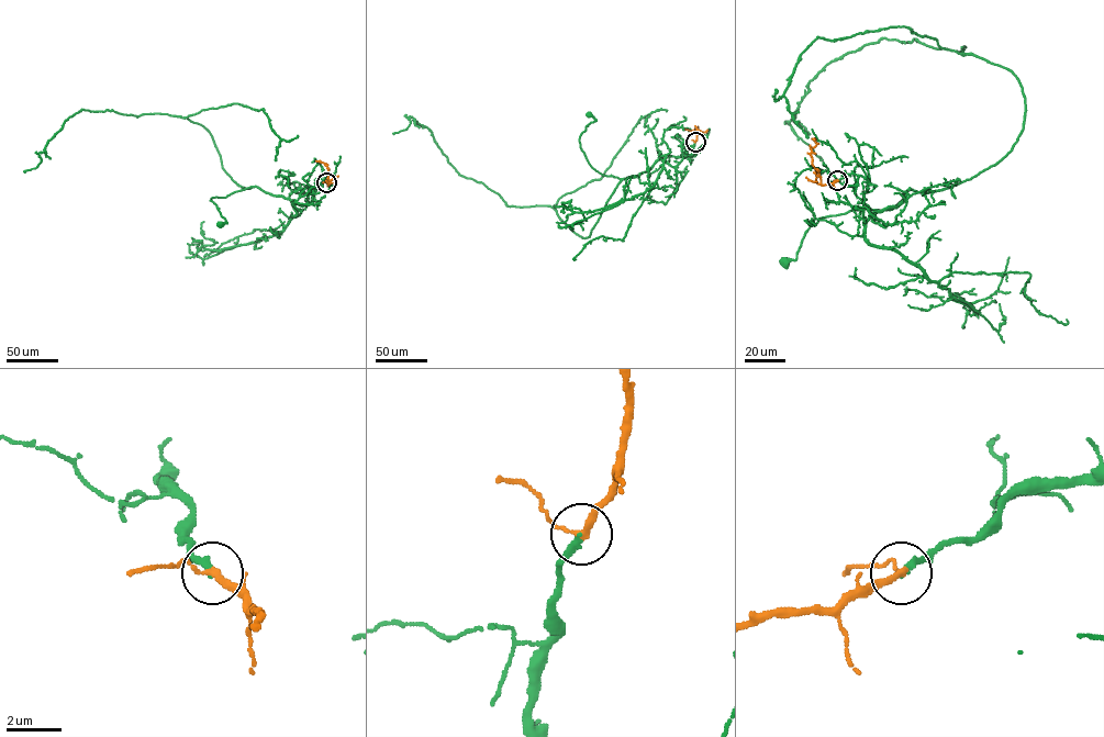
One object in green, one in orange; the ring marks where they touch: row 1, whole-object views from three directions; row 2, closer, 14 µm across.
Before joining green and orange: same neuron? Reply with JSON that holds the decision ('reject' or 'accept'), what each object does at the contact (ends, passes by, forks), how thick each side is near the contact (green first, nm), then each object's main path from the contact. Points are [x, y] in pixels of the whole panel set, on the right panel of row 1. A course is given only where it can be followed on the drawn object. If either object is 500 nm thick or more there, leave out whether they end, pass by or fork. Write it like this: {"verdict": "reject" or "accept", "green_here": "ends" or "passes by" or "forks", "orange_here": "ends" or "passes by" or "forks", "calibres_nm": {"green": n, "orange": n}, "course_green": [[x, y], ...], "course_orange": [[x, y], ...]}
{"verdict": "accept", "green_here": "ends", "orange_here": "passes by", "calibres_nm": {"green": 220, "orange": 220}, "course_green": [[838, 180], [866, 179], [871, 212], [895, 207], [910, 189], [891, 210], [821, 218], [796, 258], [783, 260]], "course_orange": [[838, 180], [823, 185], [816, 181], [810, 154], [816, 143], [812, 138]]}

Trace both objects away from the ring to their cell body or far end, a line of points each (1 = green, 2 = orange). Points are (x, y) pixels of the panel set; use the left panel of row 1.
1: (326, 182), (324, 179), (315, 186), (299, 189), (289, 199), (256, 186), (212, 197), (227, 223), (220, 223)
2: (326, 182), (329, 168), (315, 160)

